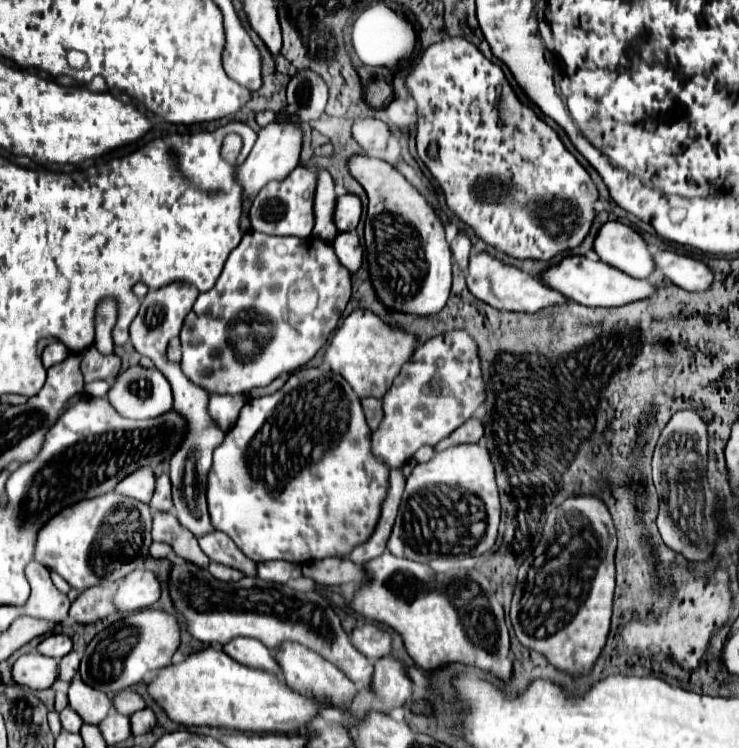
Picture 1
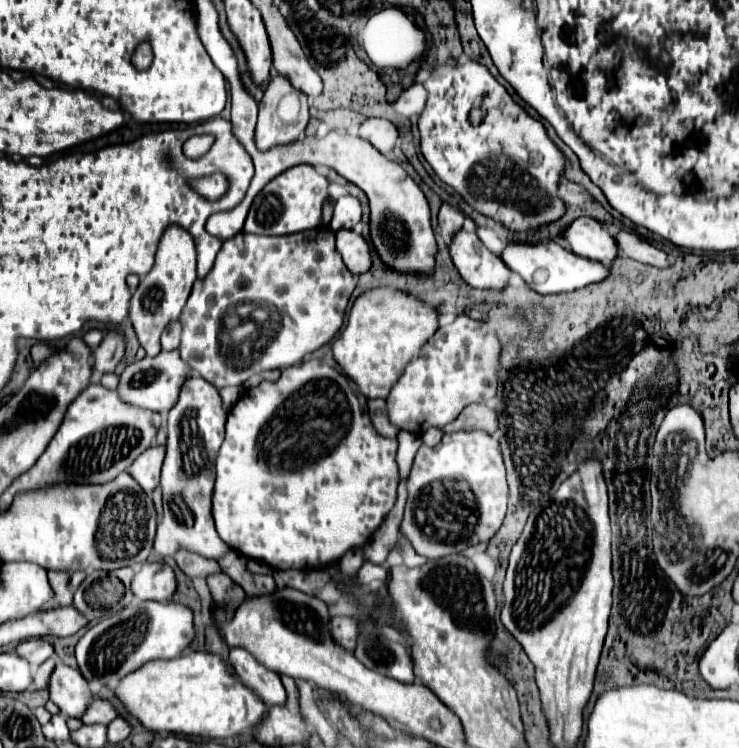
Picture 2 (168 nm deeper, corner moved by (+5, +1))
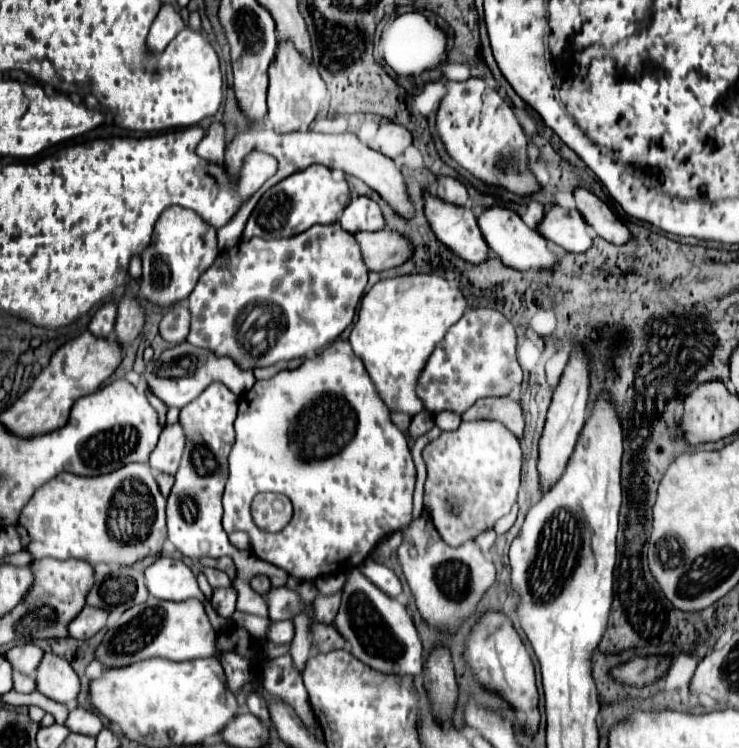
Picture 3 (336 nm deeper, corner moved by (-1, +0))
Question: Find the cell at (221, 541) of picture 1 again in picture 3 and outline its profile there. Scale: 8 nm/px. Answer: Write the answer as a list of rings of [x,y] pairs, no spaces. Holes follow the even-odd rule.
[[[271,586],[265,594],[267,606],[269,606],[269,618],[271,620],[289,620],[295,614],[299,614],[305,606],[299,600],[299,594],[289,590],[287,586]]]

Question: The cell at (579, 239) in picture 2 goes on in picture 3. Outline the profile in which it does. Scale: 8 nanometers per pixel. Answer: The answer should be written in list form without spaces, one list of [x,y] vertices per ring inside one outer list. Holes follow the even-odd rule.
[[[553,206],[543,222],[539,224],[539,232],[563,248],[565,252],[587,252],[593,246],[595,234],[591,226],[583,220],[579,210],[567,210],[561,206]]]

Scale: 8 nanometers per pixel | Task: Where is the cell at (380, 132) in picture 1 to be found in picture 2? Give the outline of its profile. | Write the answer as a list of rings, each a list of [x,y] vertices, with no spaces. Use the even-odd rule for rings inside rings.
[[[367,119],[359,129],[359,137],[363,137],[377,151],[387,155],[393,151],[399,133],[397,133],[397,127],[387,119]]]

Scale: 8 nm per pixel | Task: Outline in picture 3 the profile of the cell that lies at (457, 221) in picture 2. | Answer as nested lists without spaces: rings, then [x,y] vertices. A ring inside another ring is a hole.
[[[437,176],[437,192],[435,196],[441,198],[443,202],[449,202],[453,206],[465,206],[467,202],[467,190],[459,180],[447,178],[447,176]]]

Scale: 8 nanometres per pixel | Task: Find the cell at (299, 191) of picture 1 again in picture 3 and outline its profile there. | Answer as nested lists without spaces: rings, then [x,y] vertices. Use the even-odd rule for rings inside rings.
[[[313,164],[301,172],[295,172],[269,188],[255,210],[251,212],[247,226],[243,230],[243,240],[249,240],[253,236],[259,238],[287,238],[305,232],[307,228],[315,224],[333,224],[337,220],[337,214],[349,204],[349,186],[345,180],[333,180],[331,170]]]

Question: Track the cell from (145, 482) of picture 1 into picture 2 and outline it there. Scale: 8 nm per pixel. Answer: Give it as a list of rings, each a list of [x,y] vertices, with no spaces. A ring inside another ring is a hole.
[[[151,445],[147,451],[139,455],[139,459],[135,459],[135,463],[129,469],[129,473],[139,481],[139,485],[143,485],[143,489],[147,489],[147,493],[151,493],[159,485],[163,459],[165,445]]]

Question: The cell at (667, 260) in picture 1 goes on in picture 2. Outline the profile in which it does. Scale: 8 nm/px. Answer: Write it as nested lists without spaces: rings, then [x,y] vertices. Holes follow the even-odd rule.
[[[619,231],[615,235],[619,253],[625,257],[631,257],[635,261],[647,263],[647,265],[655,265],[655,267],[669,267],[667,255],[663,251],[659,251],[657,247],[653,247],[651,243],[643,241],[637,233],[631,231]]]

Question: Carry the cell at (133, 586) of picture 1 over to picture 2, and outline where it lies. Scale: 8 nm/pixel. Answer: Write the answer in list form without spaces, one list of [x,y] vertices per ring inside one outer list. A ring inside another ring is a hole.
[[[143,563],[141,571],[133,577],[131,591],[141,601],[171,601],[177,591],[177,577],[165,563]]]

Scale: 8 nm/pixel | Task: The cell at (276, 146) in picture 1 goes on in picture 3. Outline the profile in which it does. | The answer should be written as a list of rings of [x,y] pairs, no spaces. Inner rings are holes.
[[[289,44],[281,46],[269,68],[269,98],[267,98],[269,110],[265,118],[273,124],[273,130],[277,134],[287,134],[309,128],[309,124],[317,116],[323,98],[325,98],[325,82],[321,80],[317,68],[309,64],[293,46]]]

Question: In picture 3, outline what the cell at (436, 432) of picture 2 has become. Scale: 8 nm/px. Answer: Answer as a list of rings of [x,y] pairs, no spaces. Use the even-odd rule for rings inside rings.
[[[439,412],[435,416],[435,424],[441,432],[453,432],[461,424],[461,416],[455,412]]]

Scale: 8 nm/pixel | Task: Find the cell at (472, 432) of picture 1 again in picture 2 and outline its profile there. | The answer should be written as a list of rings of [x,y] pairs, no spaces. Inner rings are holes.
[[[471,403],[461,411],[461,415],[455,421],[451,421],[449,425],[443,427],[445,433],[453,433],[459,429],[483,429],[483,431],[495,435],[499,431],[497,413],[483,403]]]

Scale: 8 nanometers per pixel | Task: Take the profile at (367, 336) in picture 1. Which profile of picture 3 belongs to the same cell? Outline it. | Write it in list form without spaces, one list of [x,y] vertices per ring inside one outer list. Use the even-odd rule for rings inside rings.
[[[411,274],[411,276],[397,276],[397,278],[385,278],[379,280],[361,300],[359,306],[359,318],[351,330],[349,344],[353,352],[363,360],[365,370],[369,372],[381,400],[391,410],[401,410],[409,416],[415,416],[421,412],[423,404],[415,396],[415,382],[425,366],[429,354],[433,352],[435,344],[445,336],[445,332],[463,316],[467,310],[467,300],[459,292],[459,288],[451,286],[445,278],[435,274]]]

